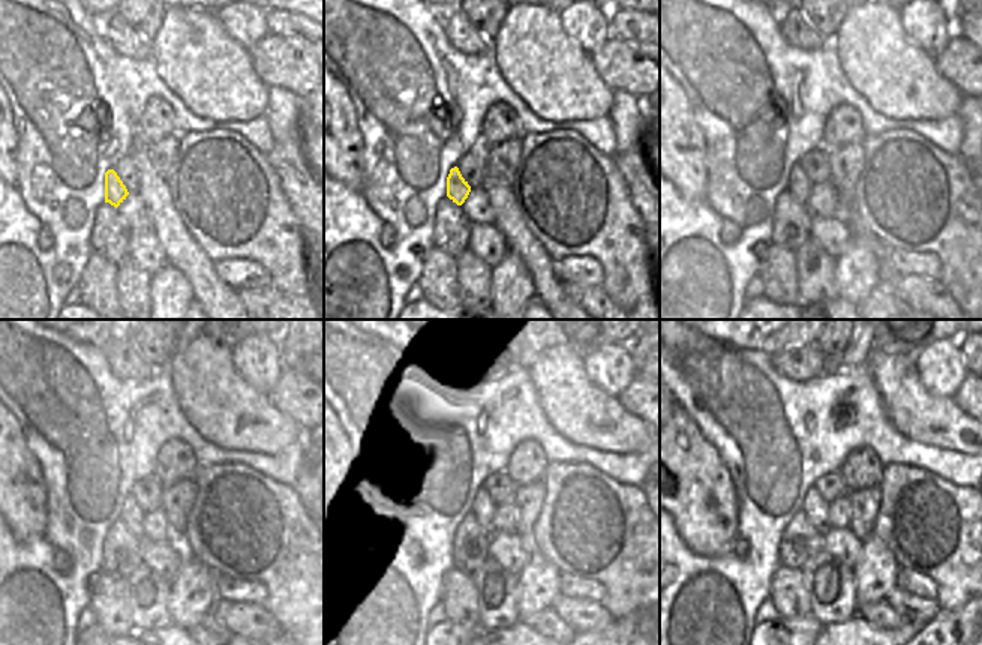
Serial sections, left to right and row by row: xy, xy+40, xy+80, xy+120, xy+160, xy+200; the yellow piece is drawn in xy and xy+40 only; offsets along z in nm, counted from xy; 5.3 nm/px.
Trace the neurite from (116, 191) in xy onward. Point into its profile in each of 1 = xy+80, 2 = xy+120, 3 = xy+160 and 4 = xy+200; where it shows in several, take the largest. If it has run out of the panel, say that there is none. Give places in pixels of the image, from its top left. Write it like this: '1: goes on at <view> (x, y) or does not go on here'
1: goes on at xy+80 (799, 186)
2: goes on at xy+120 (131, 515)
3: goes on at xy+160 (482, 507)
4: goes on at xy+200 (816, 509)

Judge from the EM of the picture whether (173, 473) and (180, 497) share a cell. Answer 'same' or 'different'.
different

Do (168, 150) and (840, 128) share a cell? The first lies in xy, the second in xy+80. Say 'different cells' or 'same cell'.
different cells

